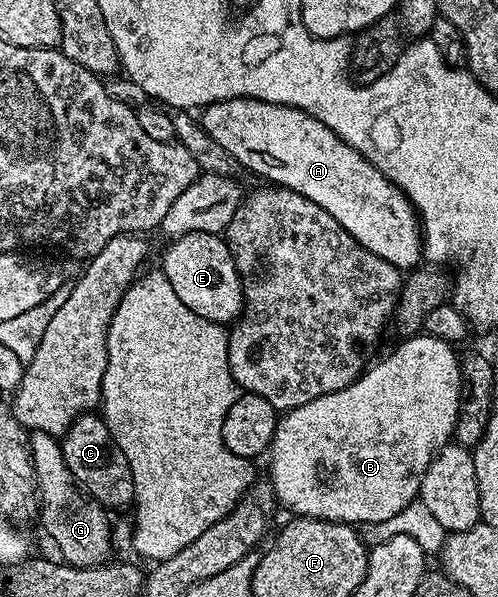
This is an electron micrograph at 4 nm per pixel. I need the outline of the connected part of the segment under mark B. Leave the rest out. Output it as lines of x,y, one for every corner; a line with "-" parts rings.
416,334
406,337
404,342
399,342
395,349
384,358
380,364
375,364
366,369
345,390
337,390
333,394
325,394
321,398
313,398
313,402
305,402
305,406
290,408
276,419
275,433
271,439
269,457
271,456
271,475
269,481
274,492
274,499
284,504
295,516
308,516
318,520
332,520
338,524
352,526
366,526
385,522
393,518
393,514
401,514
405,506
409,506
419,495
419,483
433,458
442,448
452,443
455,435
455,423
459,413
459,398
463,385
463,376
459,374
460,357
455,356
456,349
441,338
433,338
426,334

